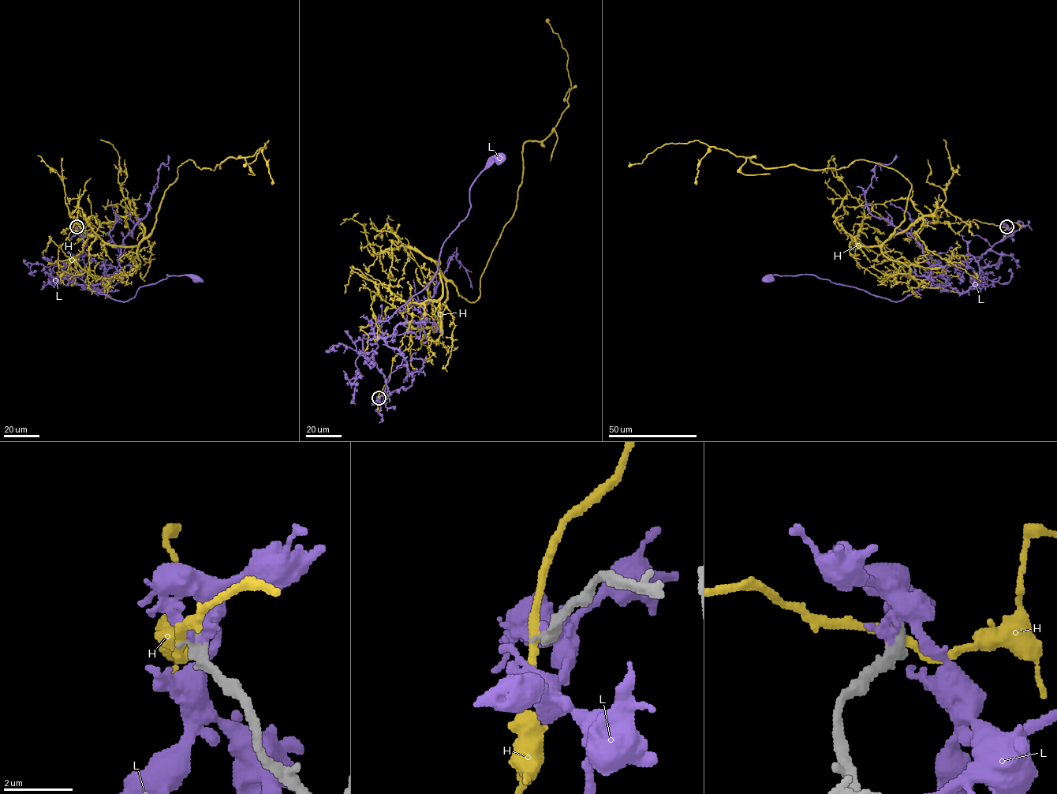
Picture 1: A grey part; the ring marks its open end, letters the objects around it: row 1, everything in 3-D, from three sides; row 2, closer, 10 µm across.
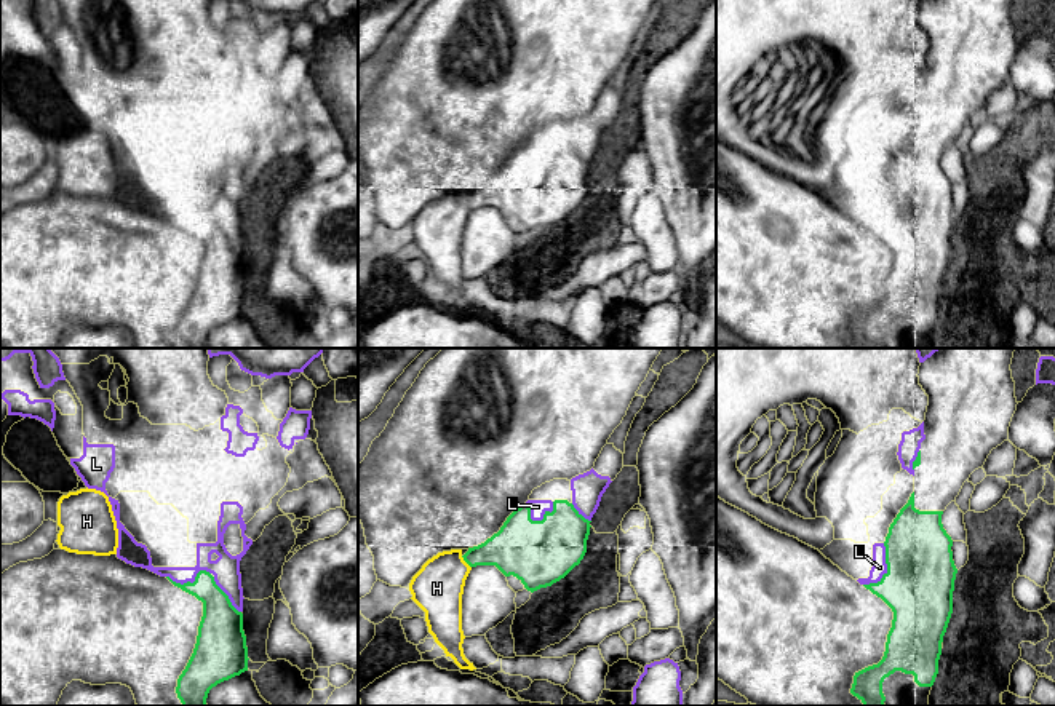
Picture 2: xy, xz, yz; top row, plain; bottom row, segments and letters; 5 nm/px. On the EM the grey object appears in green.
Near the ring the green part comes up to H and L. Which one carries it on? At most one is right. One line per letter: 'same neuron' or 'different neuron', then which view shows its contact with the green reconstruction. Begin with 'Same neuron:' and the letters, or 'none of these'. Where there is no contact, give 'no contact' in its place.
Same neuron: none of these
H: different neuron; contact in xz
L: different neuron; contact in yz

